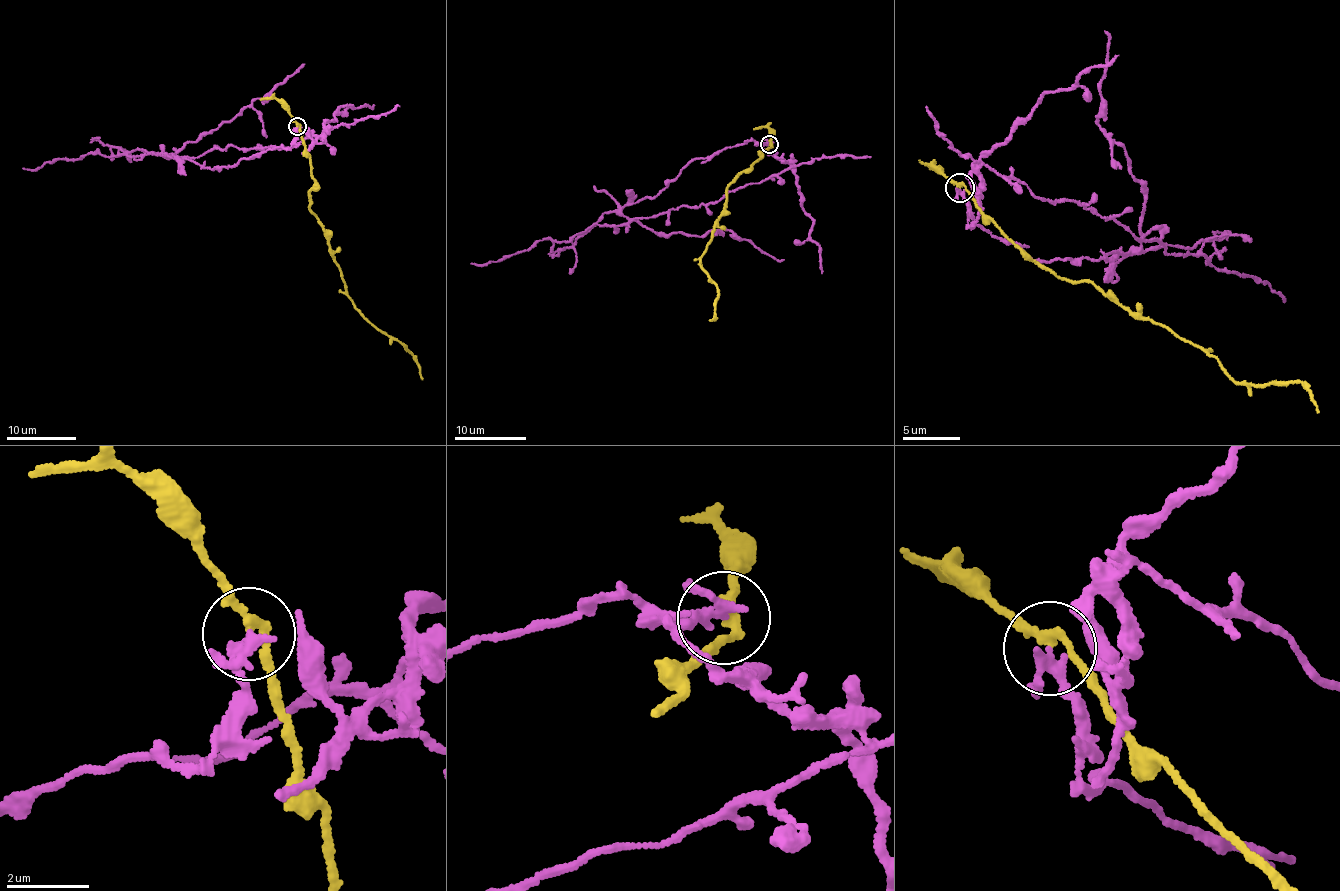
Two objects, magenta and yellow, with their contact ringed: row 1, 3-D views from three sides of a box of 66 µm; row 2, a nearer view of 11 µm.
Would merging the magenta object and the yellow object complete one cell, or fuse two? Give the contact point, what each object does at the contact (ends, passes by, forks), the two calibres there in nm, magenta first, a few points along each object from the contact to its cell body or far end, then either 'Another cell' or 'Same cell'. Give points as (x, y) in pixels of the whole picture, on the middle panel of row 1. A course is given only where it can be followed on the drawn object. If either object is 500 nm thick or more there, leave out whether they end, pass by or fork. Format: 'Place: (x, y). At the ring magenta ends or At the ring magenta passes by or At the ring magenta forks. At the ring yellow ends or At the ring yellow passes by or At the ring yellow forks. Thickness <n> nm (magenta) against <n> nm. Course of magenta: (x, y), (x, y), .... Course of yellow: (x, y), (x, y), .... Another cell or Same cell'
Place: (769, 144). At the ring magenta passes by. At the ring yellow passes by. Thickness 240 nm (magenta) against 180 nm. Course of magenta: (769, 143), (752, 139), (688, 161), (623, 215), (628, 223), (698, 207), (790, 165), (821, 273). Course of yellow: (769, 143), (770, 147), (751, 167), (727, 186), (726, 202), (715, 231), (697, 263), (716, 288), (710, 321). Another cell

